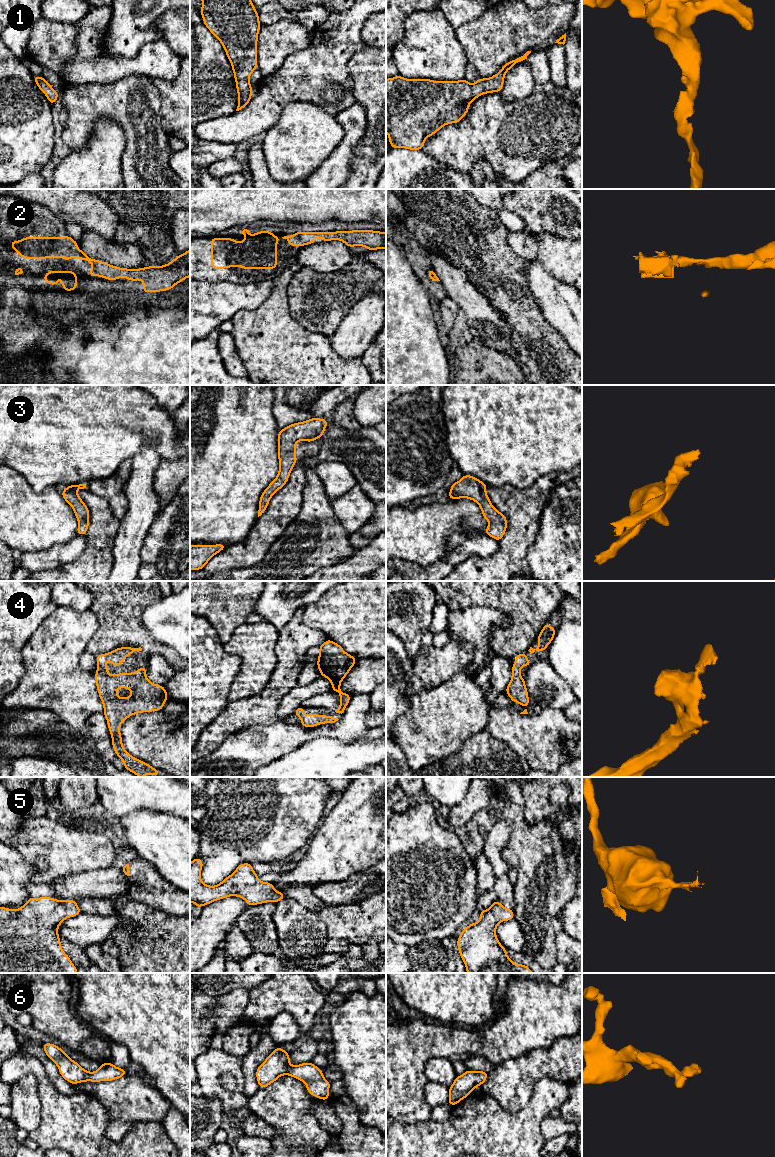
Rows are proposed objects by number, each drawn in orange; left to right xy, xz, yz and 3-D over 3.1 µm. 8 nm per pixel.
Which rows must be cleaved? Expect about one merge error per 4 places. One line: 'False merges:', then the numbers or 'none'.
False merges: none

